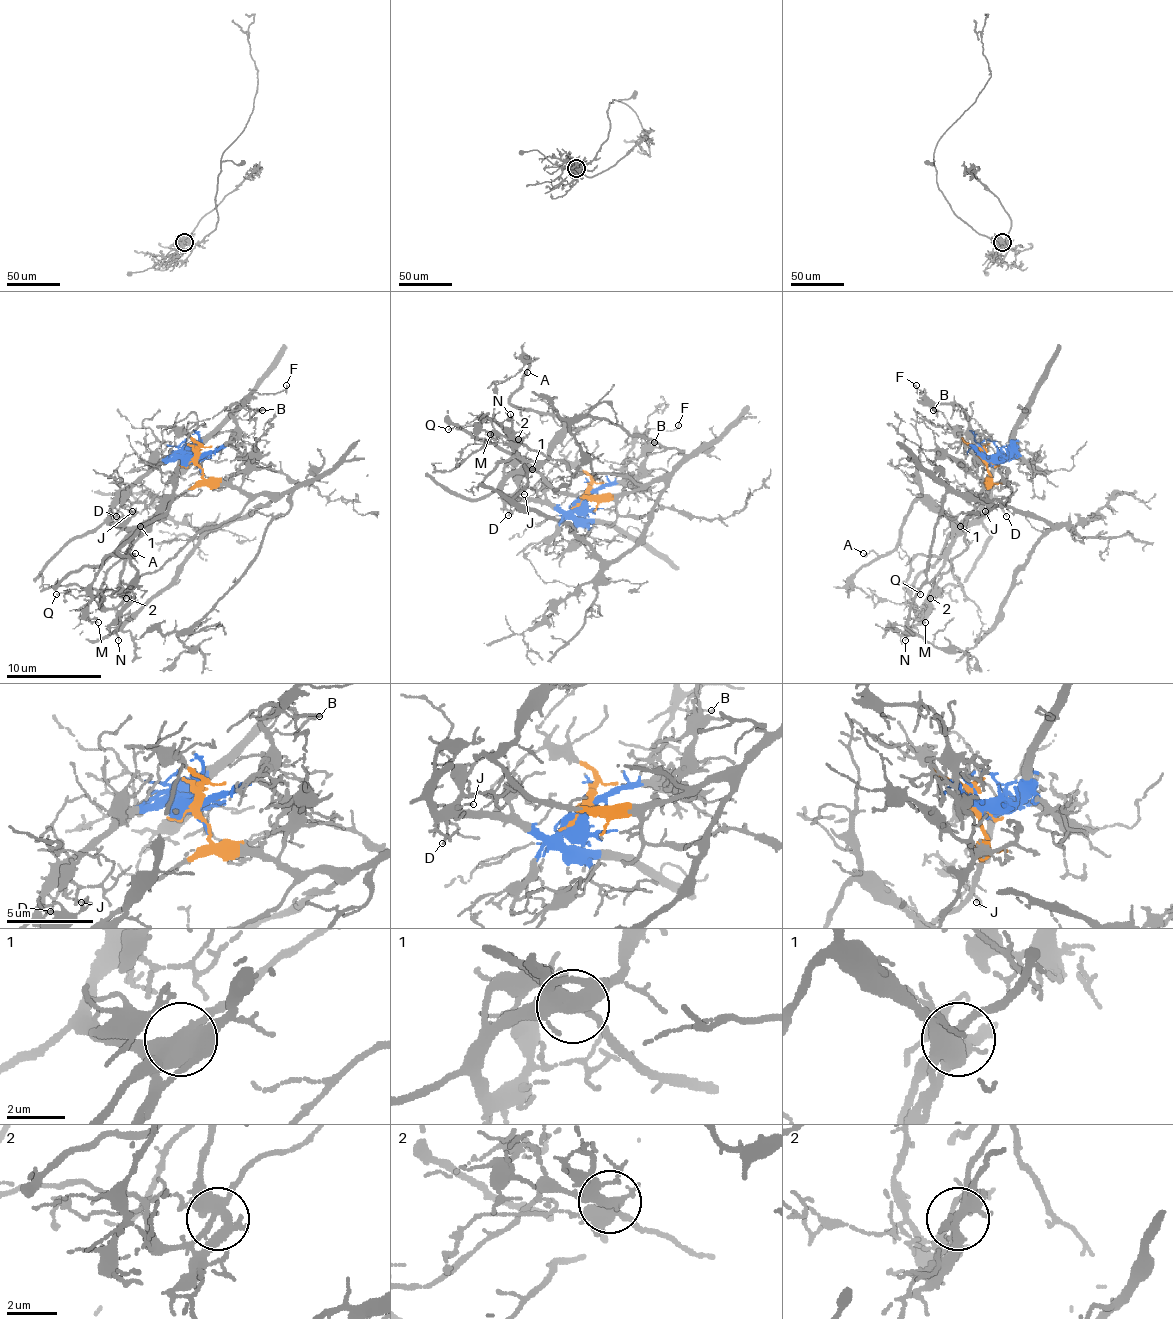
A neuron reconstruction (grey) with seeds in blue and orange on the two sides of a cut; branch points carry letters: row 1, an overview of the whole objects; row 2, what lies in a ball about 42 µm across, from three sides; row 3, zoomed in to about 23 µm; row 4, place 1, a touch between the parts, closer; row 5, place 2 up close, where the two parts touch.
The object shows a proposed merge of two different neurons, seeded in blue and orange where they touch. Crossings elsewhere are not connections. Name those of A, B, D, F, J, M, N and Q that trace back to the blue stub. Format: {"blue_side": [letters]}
{"blue_side": ["A", "B", "D", "F", "J", "M", "N", "Q"]}

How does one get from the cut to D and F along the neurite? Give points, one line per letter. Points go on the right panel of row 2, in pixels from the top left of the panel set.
D: (987, 459), (1003, 459), (994, 467), (991, 500), (1006, 517)
F: (987, 459), (977, 450), (967, 417), (958, 405), (934, 405), (915, 386)

